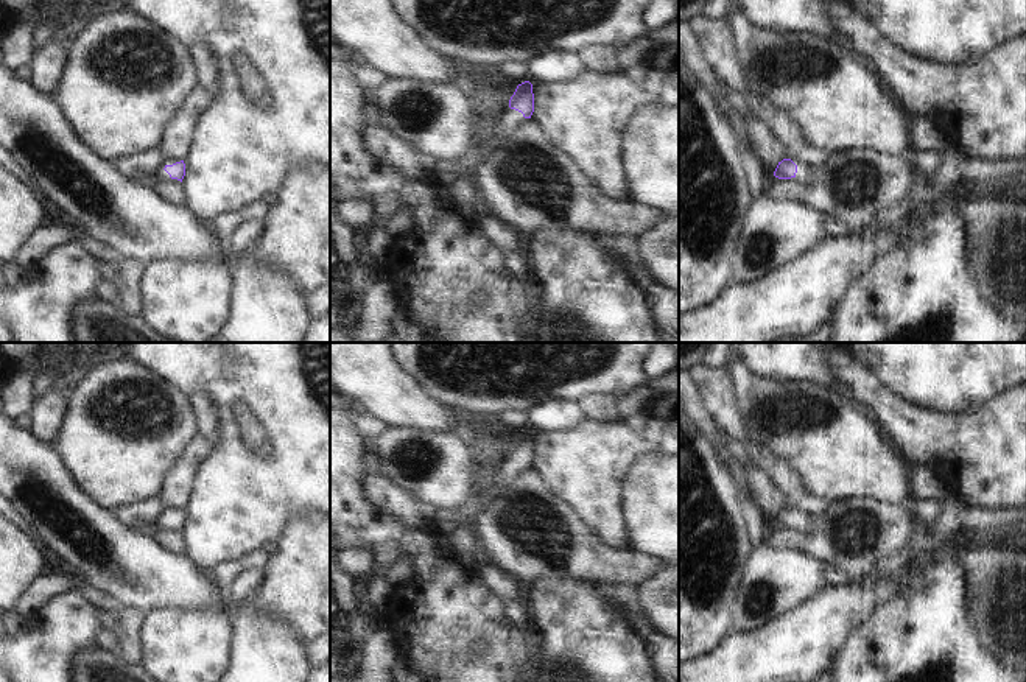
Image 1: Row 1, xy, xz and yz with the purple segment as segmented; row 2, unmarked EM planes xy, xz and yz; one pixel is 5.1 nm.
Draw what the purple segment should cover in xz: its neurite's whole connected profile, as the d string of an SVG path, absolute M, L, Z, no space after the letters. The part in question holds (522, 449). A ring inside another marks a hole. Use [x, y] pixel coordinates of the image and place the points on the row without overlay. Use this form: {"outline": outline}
{"outline": "M525 430L517 434L509 448L509 456L503 459L495 476L494 484L509 484L525 467L531 467L534 461L532 433Z"}

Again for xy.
{"outline": "M184 509L176 511L173 514L165 514L165 517L154 523L154 531L165 529L165 528L177 528L182 531L185 525L185 512Z"}

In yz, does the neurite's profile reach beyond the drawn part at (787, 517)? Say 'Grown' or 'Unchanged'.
Grown.

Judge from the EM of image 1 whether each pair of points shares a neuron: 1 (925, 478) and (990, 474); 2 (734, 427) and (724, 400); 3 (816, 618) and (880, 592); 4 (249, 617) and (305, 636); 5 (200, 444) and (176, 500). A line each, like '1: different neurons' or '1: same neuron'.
1: different neurons
2: same neuron
3: same neuron
4: different neurons
5: same neuron

